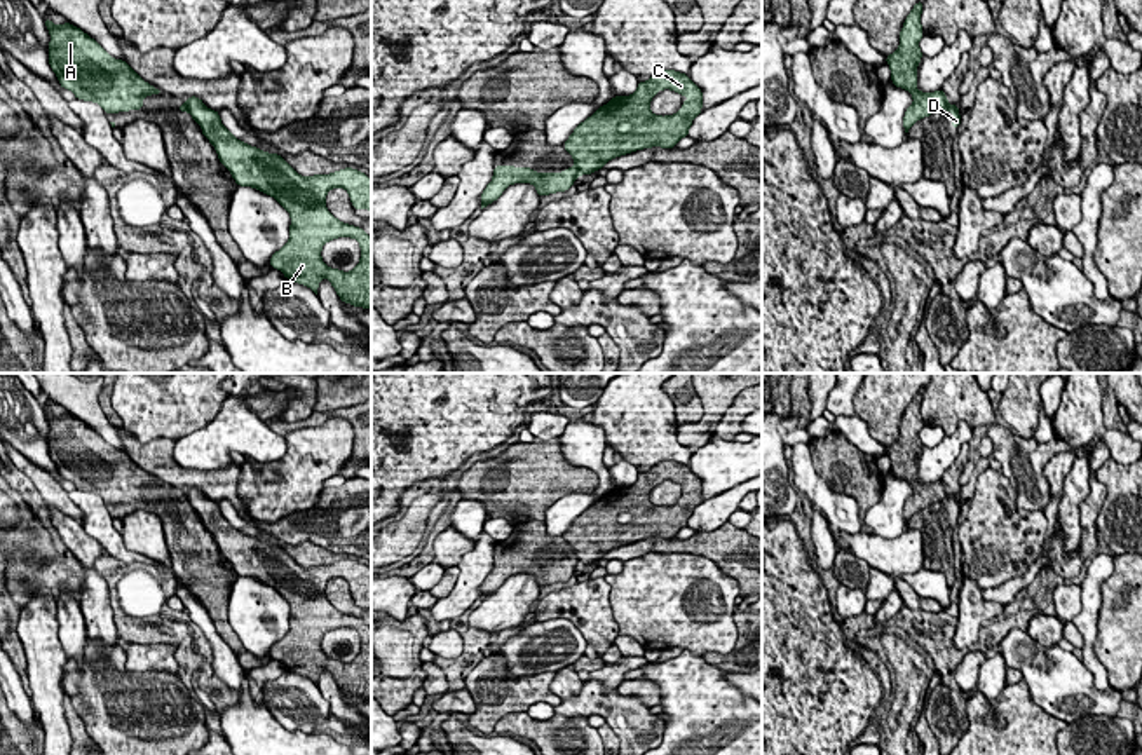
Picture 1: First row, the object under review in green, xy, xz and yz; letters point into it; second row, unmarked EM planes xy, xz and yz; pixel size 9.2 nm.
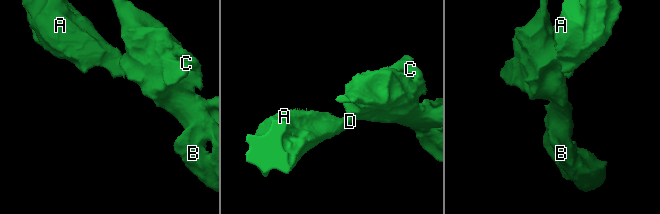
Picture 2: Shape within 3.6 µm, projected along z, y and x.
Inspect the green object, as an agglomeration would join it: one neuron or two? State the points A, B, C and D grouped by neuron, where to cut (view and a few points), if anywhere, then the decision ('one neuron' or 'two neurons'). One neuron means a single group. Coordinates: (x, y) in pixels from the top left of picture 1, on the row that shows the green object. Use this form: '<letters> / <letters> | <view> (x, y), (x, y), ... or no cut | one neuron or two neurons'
A D / B C | xz (576, 166), (581, 173) | two neurons

